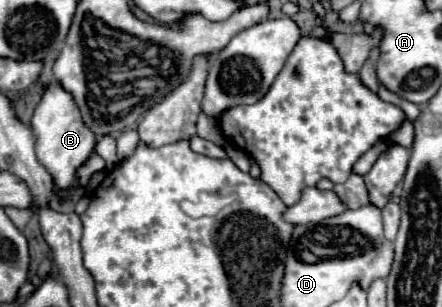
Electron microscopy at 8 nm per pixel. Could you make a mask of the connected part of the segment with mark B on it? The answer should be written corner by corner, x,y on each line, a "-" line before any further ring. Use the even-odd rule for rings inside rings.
52,82
46,86
34,116
32,116
32,128
36,134
36,154
38,160
50,170
52,180
58,188
68,188
74,182
74,172
82,162
92,154
96,136
94,132
84,124
80,108
74,102
74,96
62,88
62,84

